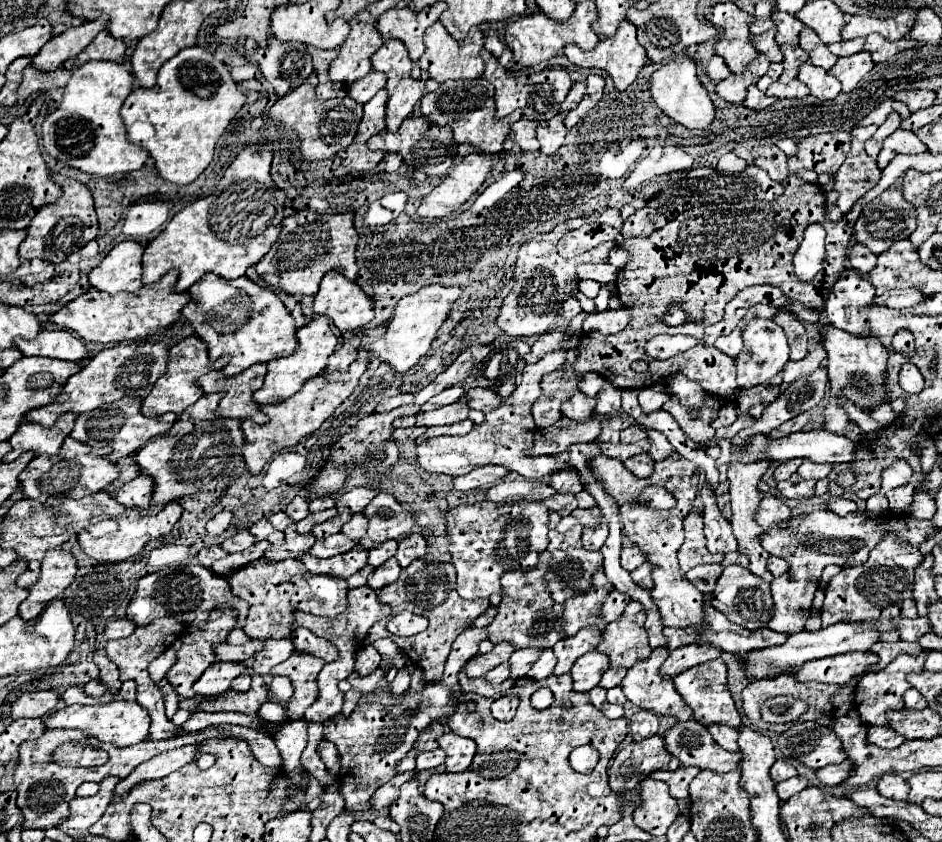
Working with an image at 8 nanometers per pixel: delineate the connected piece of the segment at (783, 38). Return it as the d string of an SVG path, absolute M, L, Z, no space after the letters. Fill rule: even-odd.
M774 11L772 21L776 25L776 43L778 45L784 45L784 43L798 45L798 33L804 27L802 21L798 21L794 15L782 13L782 11Z

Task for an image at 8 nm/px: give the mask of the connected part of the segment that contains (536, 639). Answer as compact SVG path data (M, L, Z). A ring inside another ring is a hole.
M544 551L538 557L538 565L528 571L510 571L502 575L502 603L498 607L498 615L494 623L488 627L490 641L496 645L500 641L512 643L516 649L522 647L554 647L556 641L564 639L566 633L562 633L562 605L554 603L550 597L548 585L544 575L548 573L550 567L550 553Z

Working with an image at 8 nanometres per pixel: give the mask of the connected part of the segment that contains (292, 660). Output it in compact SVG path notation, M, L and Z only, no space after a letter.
M292 653L286 661L270 669L270 675L286 675L292 681L294 695L287 703L290 719L302 719L304 709L310 707L318 697L318 673L324 667L320 657L308 653Z

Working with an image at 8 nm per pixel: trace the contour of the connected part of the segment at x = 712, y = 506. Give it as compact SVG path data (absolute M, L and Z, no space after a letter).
M708 485L702 487L702 505L704 505L704 535L706 535L706 545L712 553L730 553L736 551L736 539L732 535L730 523L720 515L716 507L716 499L712 497Z

